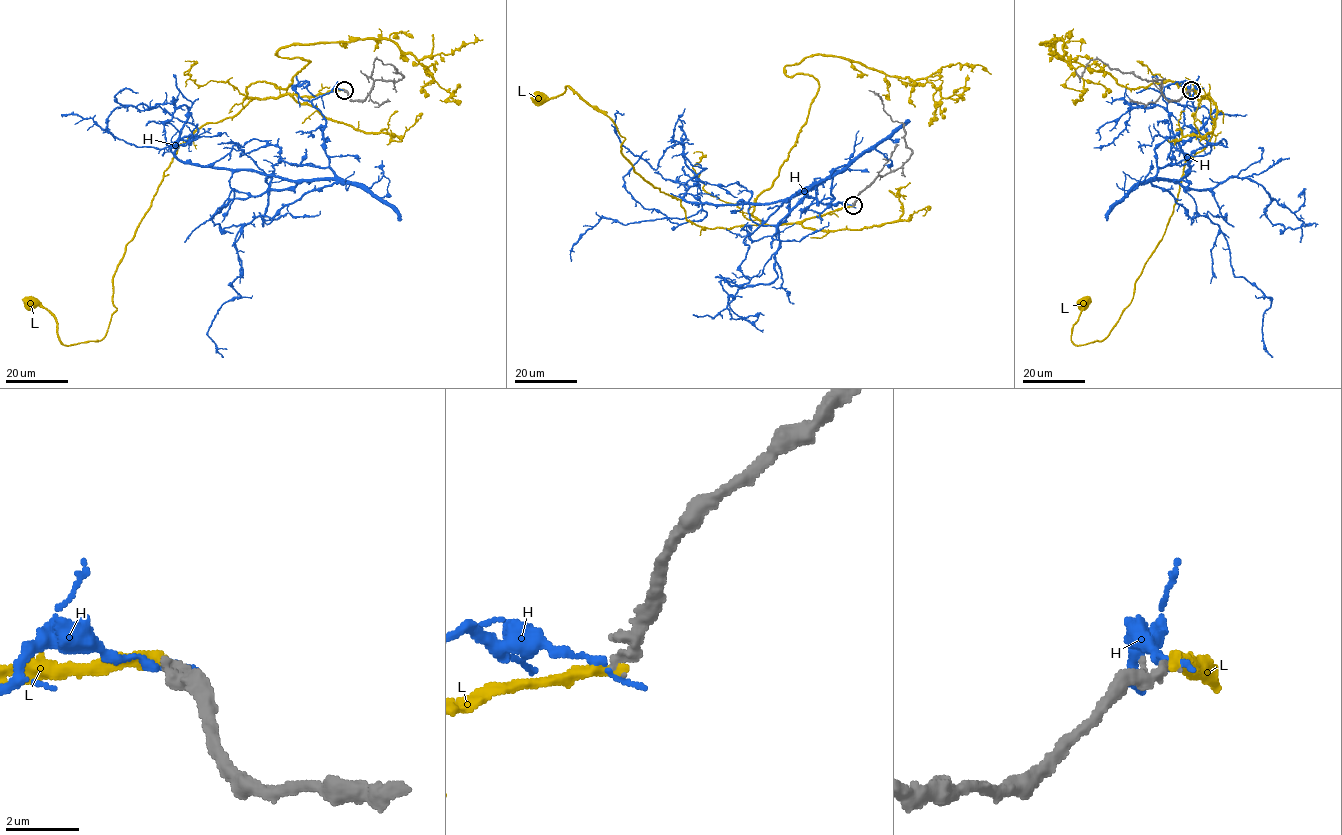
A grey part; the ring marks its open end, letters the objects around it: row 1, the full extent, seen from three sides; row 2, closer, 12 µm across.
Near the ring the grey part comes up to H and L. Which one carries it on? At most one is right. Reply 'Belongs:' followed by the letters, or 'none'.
Belongs: L

